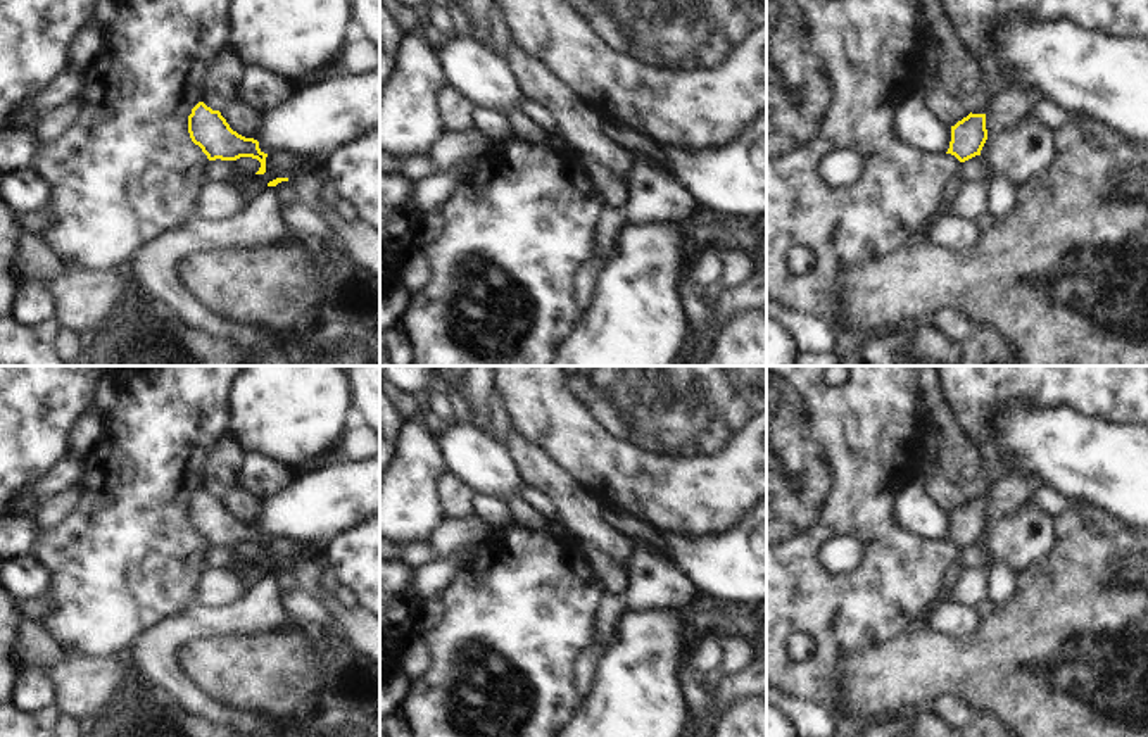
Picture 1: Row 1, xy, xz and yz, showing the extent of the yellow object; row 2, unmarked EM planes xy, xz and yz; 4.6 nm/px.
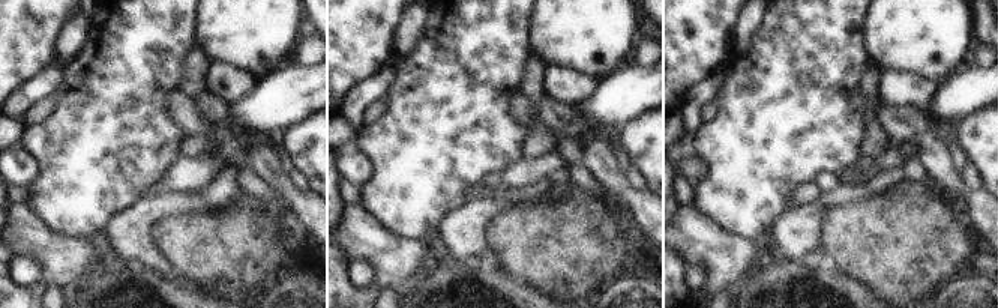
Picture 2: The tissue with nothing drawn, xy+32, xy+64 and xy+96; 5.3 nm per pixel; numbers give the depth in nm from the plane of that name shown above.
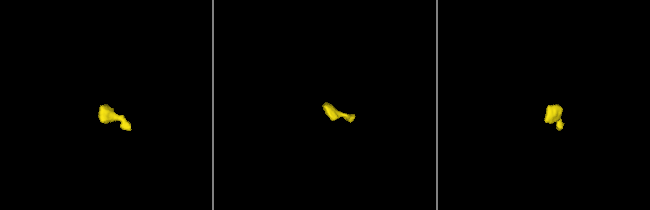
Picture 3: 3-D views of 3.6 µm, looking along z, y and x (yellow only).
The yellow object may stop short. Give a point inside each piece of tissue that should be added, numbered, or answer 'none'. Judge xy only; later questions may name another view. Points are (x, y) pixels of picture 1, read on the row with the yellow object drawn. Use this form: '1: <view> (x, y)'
none

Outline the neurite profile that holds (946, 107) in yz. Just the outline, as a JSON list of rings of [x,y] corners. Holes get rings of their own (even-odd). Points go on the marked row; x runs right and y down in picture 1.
[[[939,85],[927,91],[929,109],[949,128],[967,117],[967,107]]]

